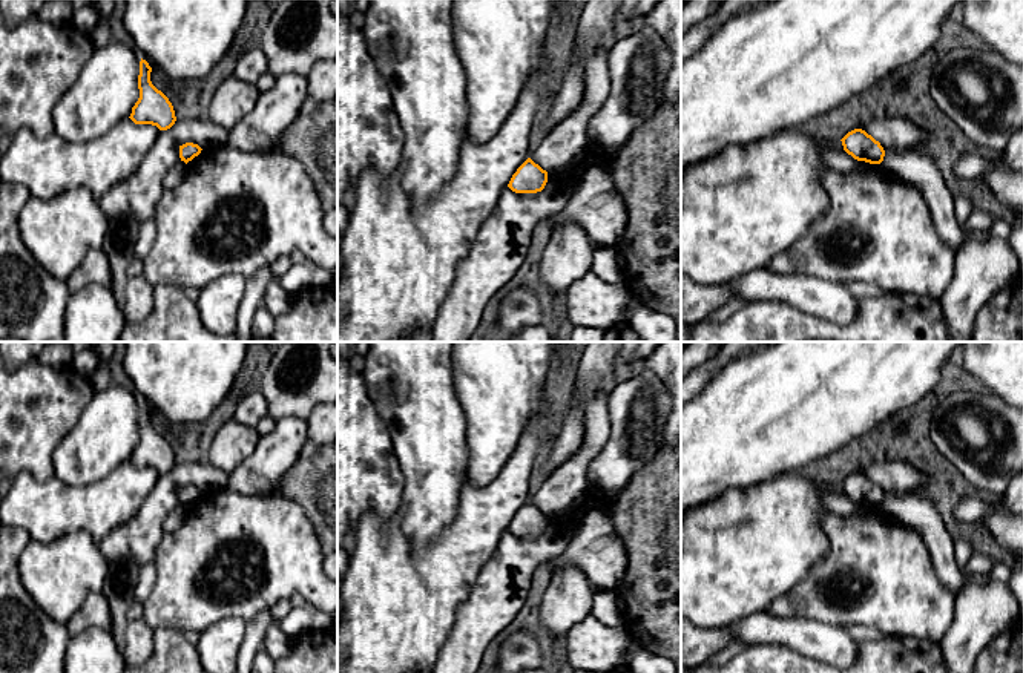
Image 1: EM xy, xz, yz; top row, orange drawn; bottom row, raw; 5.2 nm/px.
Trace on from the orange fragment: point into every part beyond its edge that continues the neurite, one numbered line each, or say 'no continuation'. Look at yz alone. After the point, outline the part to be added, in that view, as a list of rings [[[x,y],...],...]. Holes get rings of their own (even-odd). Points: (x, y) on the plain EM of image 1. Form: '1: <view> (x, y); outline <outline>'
no continuation

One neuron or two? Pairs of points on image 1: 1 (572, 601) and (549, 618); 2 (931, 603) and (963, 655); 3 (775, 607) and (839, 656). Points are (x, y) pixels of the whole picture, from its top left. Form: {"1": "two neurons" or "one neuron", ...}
{"1": "one neuron", "2": "two neurons", "3": "two neurons"}

